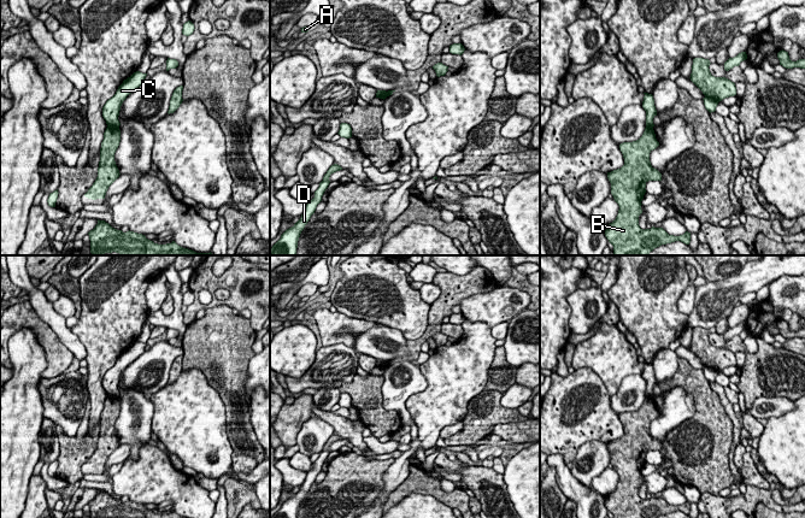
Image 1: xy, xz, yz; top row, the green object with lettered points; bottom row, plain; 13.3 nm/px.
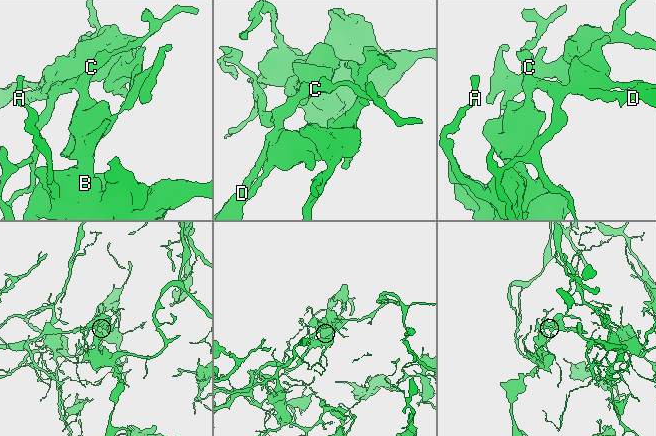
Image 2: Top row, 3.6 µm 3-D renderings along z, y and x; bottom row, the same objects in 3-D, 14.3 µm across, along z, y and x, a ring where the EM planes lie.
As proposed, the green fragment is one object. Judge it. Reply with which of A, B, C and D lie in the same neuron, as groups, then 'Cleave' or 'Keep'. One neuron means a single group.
Groups: A B / C D. Cleave

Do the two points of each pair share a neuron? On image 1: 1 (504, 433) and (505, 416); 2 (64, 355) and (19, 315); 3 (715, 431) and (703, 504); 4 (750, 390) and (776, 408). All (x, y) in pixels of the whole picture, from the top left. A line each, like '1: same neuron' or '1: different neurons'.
1: different neurons
2: same neuron
3: different neurons
4: different neurons

